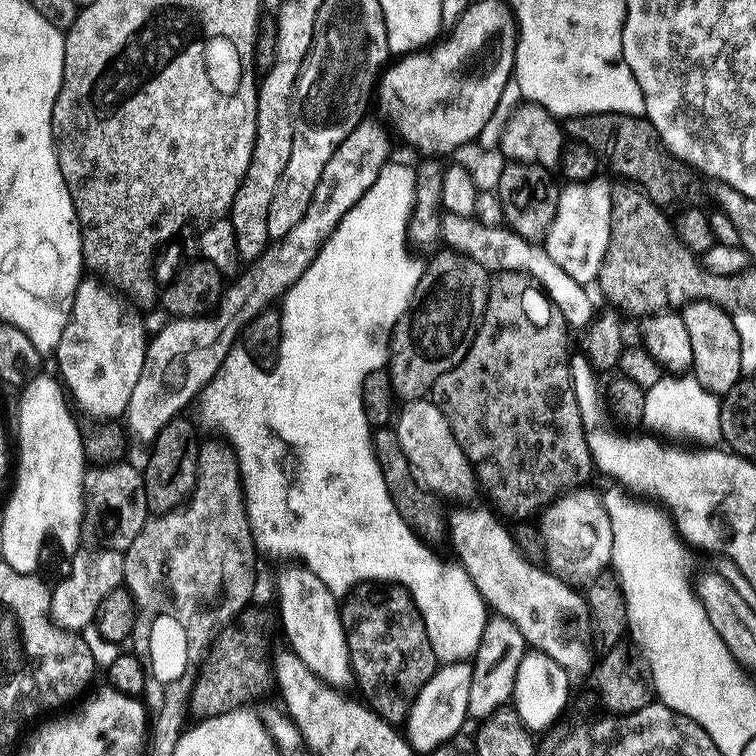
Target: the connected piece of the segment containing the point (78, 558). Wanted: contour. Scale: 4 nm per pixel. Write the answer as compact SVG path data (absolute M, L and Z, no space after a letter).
M103 546L96 548L88 548L85 552L76 550L71 553L72 565L68 568L68 573L61 578L57 584L54 584L52 591L52 617L61 627L67 628L69 631L84 630L84 628L93 623L96 618L96 611L102 602L102 598L106 598L106 594L110 594L110 590L121 587L124 584L124 552L114 549L105 548Z

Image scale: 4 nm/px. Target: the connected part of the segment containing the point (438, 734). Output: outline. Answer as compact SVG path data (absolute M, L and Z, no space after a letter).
M441 663L433 671L432 676L420 687L412 709L408 712L406 721L406 739L413 753L431 754L438 750L446 741L461 731L464 720L469 719L468 699L470 698L470 682L472 681L471 663L459 664Z

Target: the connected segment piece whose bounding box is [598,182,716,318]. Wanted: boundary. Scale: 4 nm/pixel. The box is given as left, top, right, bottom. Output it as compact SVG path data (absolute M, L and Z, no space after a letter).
M627 182L612 184L610 206L610 242L598 284L610 284L610 290L624 290L618 310L625 317L654 316L658 312L684 308L684 288L710 290L716 276L694 262L694 253L678 238L670 216L661 205L652 201L641 188Z

